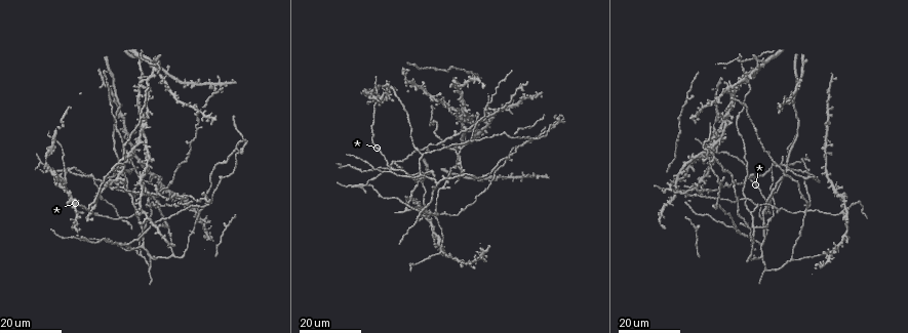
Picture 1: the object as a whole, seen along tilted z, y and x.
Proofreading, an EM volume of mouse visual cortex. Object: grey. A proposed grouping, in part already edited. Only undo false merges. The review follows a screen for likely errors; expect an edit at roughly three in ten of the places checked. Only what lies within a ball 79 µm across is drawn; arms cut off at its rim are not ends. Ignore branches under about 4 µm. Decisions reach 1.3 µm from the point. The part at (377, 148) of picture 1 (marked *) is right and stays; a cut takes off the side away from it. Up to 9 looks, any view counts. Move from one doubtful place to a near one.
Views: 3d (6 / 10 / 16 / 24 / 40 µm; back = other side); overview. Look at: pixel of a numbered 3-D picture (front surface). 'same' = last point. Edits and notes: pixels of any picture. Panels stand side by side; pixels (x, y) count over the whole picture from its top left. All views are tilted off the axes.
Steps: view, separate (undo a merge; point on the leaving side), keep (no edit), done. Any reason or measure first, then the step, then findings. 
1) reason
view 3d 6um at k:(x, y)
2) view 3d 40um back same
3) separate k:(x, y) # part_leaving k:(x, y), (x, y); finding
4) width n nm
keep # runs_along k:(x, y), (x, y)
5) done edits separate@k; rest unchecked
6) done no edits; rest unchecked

looks like a crossing
view 3d 24um at 1:(66, 182)

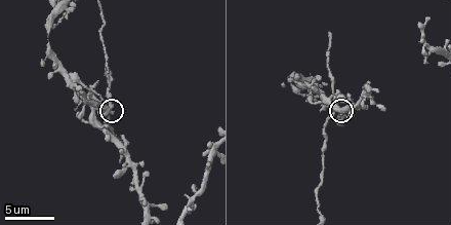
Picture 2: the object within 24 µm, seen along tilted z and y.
view 3d 10um at 2:(105, 106)

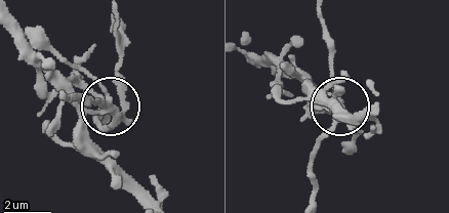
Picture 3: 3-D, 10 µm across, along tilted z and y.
keep # all the same cell

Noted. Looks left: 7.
thin arm on a thick one
view 3d 16um at 1:(758, 205)

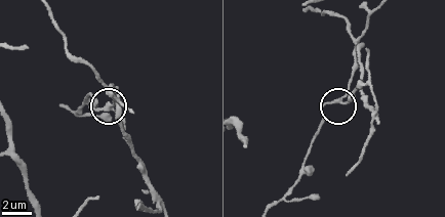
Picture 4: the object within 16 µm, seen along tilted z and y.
closer look
view 3d 10um at 4:(111, 104)

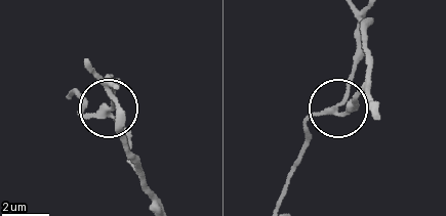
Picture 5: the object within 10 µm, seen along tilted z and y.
keep # runs_along 5:(378, 113), (369, 90), (337, 108), (350, 83), (355, 43); one cell here

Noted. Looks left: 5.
arms part here
view 3d 16um at 1:(809, 210)

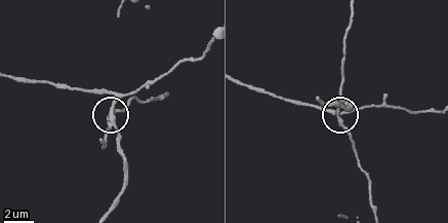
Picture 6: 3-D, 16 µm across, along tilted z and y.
view 3d 6um at 6:(337, 109)

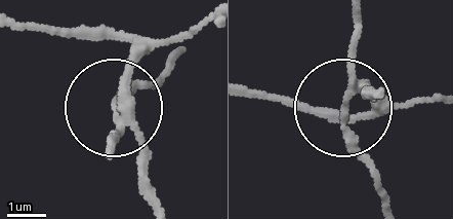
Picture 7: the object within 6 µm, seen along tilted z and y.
arms 3
keep # runs_along 7:(379, 89), (356, 93), (339, 117), (379, 189); continuous, no second cell

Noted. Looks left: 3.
looks like a crossing
view 3d 16um at 1:(460, 169)

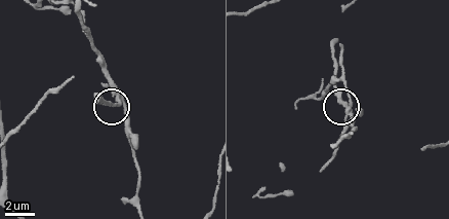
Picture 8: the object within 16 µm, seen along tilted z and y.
view 3d 10um at 8:(349, 106)

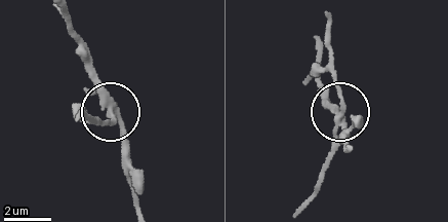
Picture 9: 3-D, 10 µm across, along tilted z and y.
width 260 nm
separate 9:(337, 150) # part_leaving 9:(336, 113), (343, 101), (329, 46), (328, 14); two cells meet here

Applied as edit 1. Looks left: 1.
done edits separate@9; rest unchecked

